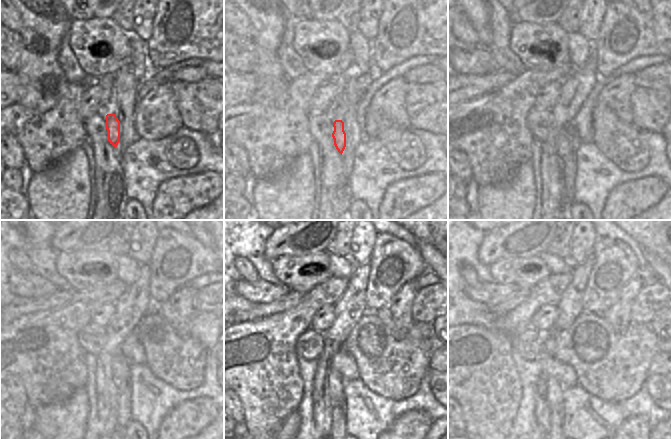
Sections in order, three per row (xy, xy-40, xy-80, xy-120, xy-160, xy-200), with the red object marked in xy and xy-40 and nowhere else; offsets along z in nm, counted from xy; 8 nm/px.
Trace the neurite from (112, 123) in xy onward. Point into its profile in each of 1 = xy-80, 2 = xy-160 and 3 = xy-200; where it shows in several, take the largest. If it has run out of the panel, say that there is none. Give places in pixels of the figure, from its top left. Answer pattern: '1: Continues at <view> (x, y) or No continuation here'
1: Continues at xy-80 (558, 141)
2: Continues at xy-160 (328, 385)
3: Continues at xy-200 (551, 389)

